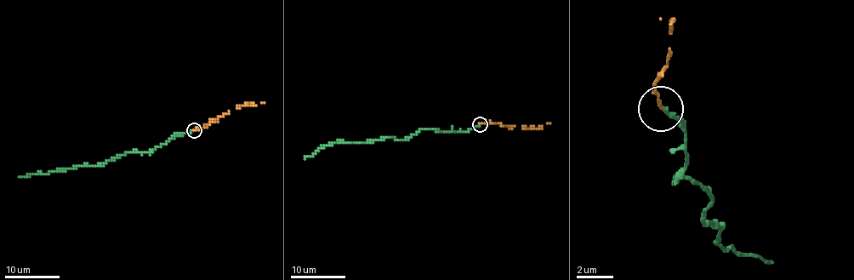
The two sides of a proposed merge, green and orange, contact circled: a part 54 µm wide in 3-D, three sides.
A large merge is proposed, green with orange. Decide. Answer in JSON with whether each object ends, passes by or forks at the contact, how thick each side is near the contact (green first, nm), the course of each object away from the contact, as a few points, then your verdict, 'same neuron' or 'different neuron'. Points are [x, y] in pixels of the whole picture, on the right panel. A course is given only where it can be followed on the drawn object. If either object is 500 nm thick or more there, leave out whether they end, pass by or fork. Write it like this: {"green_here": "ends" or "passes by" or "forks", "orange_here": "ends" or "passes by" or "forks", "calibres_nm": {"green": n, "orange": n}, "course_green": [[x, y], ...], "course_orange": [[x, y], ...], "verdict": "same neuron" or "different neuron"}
{"green_here": "ends", "orange_here": "ends", "calibres_nm": {"green": 220, "orange": 180}, "course_green": [[663, 110], [686, 132], [686, 159], [673, 182], [714, 200], [704, 223], [718, 227], [727, 250], [772, 264]], "course_orange": [[659, 110], [655, 82], [668, 69], [673, 23], [659, 19]], "verdict": "same neuron"}

